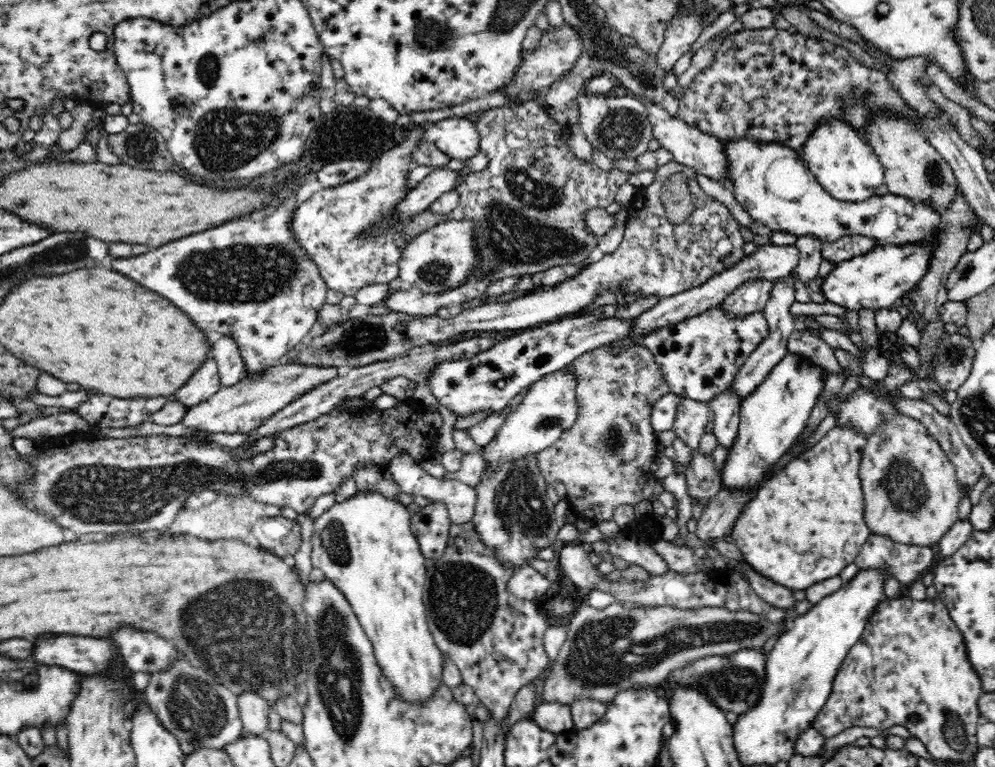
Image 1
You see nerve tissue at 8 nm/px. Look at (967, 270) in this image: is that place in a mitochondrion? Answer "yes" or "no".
yes

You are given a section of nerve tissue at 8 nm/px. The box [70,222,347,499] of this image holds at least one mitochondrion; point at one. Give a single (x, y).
(237, 273)

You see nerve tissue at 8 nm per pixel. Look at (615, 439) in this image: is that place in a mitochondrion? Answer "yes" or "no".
yes

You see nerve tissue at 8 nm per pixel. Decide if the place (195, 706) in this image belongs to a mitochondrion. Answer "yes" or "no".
yes

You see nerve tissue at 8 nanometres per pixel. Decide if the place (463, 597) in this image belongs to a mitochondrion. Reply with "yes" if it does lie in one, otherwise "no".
yes

